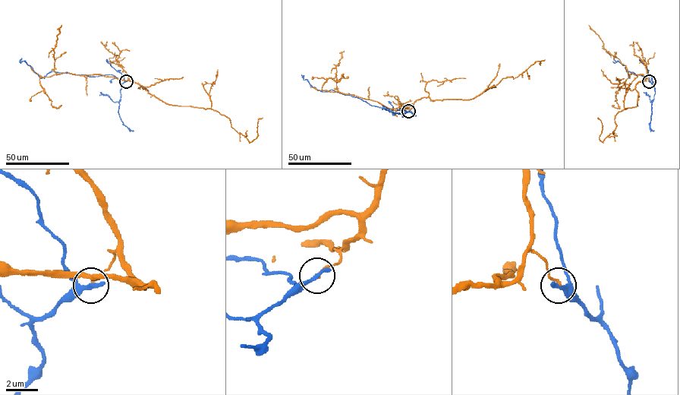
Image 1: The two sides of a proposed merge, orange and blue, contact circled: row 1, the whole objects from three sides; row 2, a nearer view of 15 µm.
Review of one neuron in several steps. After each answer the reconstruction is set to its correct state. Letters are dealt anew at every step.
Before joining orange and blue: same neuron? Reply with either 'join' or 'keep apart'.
keep apart

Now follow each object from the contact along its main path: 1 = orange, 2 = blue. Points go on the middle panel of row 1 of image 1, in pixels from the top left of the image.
1: (408, 111), (423, 97), (473, 99), (502, 78), (517, 77), (536, 61), (539, 61), (539, 64), (545, 59)
2: (408, 111), (403, 115), (395, 113), (331, 90), (318, 90), (307, 80), (303, 79), (304, 76)

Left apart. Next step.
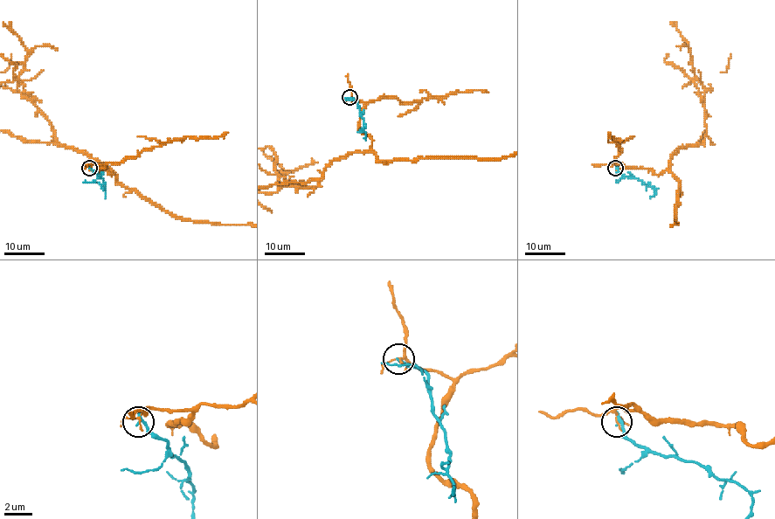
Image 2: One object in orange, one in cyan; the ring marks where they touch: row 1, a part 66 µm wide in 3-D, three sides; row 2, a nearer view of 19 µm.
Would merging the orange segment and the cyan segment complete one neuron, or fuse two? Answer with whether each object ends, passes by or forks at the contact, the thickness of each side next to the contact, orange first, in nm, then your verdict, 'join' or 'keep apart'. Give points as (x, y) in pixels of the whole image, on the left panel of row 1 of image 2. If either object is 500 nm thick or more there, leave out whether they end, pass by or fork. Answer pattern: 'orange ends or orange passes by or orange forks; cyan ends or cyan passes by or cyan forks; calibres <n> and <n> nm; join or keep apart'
orange forks; cyan ends; calibres 110 and 280 nm; keep apart

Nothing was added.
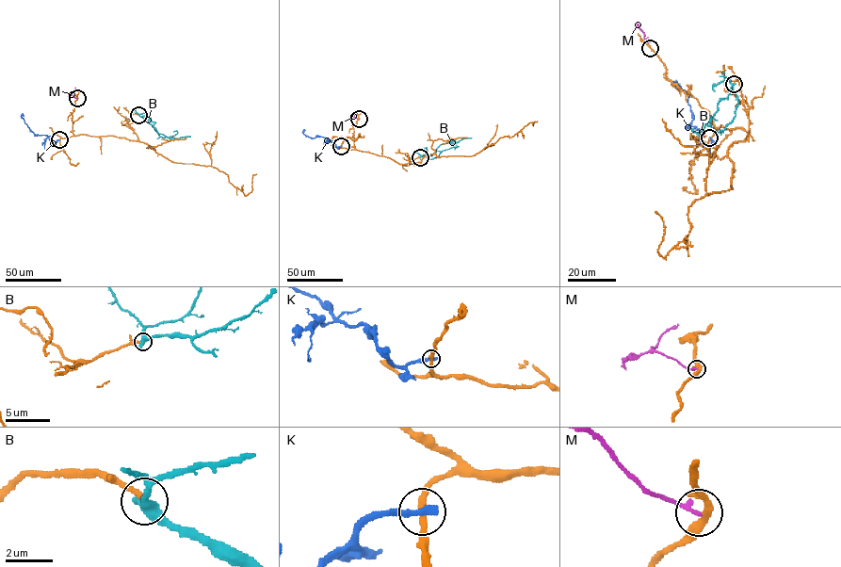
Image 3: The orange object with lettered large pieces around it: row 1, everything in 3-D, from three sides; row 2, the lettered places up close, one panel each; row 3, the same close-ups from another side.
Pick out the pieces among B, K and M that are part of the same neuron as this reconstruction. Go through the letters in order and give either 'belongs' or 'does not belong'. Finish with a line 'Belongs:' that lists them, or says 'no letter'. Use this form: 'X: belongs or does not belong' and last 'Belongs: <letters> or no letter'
B: does not belong
K: does not belong
M: does not belong
Belongs: no letter

